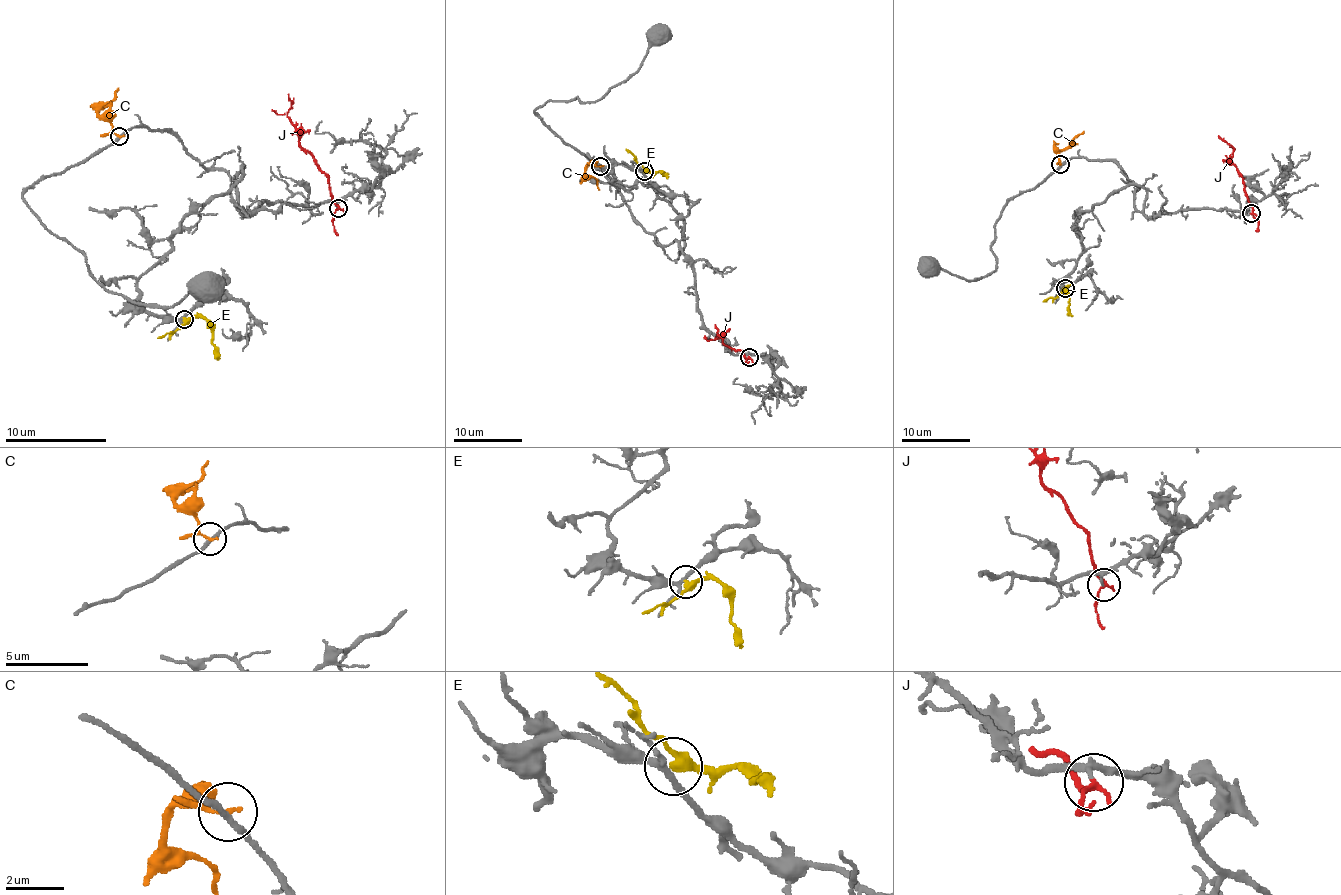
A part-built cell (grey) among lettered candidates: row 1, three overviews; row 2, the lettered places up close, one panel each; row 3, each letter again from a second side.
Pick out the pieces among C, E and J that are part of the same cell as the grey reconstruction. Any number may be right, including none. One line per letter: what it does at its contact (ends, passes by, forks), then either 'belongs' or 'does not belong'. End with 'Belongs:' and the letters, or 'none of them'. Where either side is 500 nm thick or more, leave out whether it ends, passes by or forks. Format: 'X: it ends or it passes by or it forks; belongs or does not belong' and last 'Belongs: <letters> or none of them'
C: it passes by; does not belong
E: it passes by; does not belong
J: it passes by; belongs
Belongs: J

